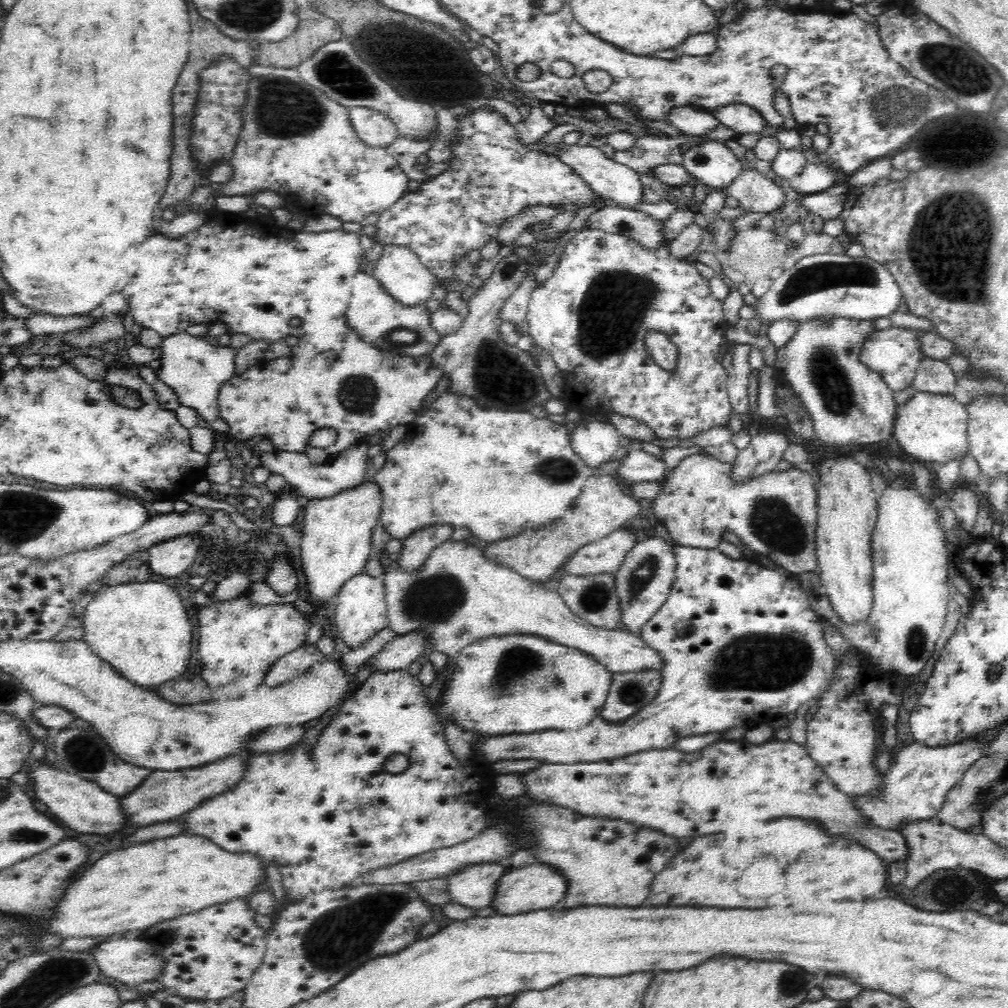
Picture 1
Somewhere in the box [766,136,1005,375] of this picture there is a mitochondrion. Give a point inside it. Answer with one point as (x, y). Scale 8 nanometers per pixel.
(952, 235)

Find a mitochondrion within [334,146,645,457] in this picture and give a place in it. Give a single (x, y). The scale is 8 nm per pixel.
(501, 377)

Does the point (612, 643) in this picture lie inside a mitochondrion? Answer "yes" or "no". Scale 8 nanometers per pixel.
no

